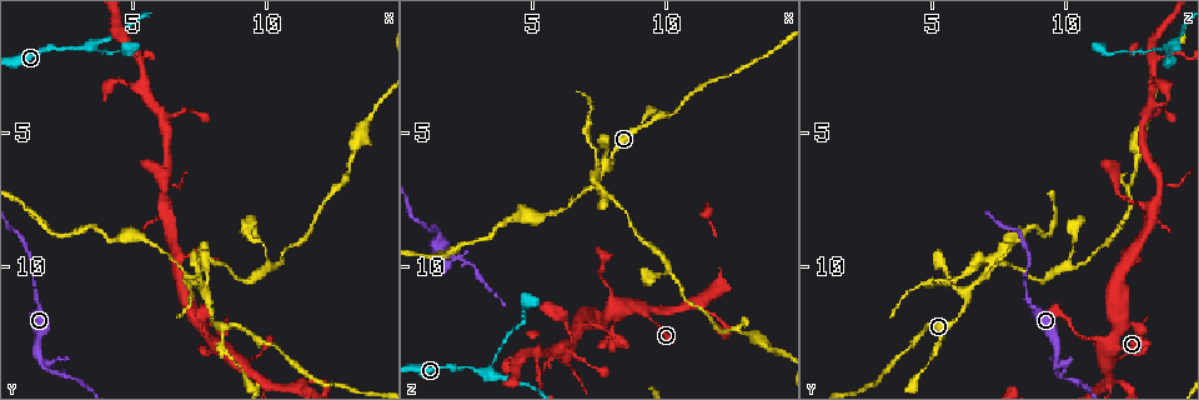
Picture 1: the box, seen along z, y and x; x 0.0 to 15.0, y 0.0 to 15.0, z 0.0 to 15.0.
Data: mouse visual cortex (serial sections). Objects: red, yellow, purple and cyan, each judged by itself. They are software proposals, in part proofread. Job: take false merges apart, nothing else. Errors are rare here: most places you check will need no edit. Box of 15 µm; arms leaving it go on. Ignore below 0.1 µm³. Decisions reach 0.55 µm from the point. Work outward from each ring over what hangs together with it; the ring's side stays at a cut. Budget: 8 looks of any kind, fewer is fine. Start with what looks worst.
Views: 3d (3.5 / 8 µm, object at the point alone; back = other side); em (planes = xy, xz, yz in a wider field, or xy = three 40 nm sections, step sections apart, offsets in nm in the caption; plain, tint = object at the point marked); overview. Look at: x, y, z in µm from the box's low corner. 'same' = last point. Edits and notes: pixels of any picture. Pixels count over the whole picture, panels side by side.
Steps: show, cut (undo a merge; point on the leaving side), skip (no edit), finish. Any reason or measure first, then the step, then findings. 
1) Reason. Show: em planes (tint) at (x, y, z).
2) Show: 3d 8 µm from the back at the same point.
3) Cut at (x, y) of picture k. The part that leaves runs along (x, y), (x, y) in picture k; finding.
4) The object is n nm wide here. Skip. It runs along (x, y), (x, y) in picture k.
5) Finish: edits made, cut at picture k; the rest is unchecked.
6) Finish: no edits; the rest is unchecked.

Three arms meet. Show: 3d 3.5 µm at (7.7, 9.8, 7.3).

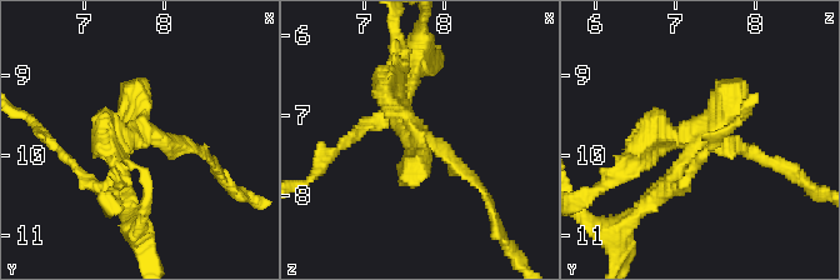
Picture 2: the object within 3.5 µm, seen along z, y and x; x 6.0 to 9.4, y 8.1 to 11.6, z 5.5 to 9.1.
Show: em xy step 5 (tint) at (7.70, 9.75, 7.25).

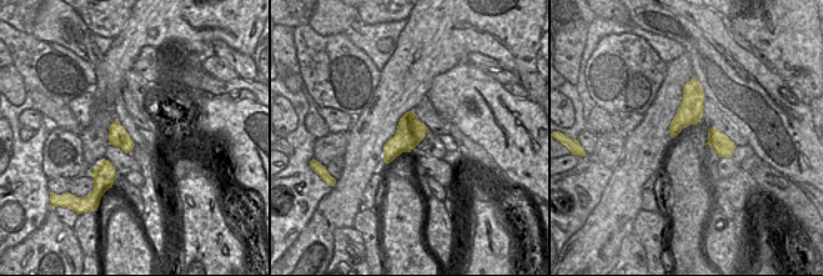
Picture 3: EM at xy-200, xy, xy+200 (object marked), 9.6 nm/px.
Cut at (659, 120) of picture 2. The part that leaves runs along (416, 133), (481, 188), (493, 216) in picture 2; two cells meet here.

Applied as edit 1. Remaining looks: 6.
Sudden change in width. Show: 3d 3.5 µm at (1.6, 13.7, 9.6).

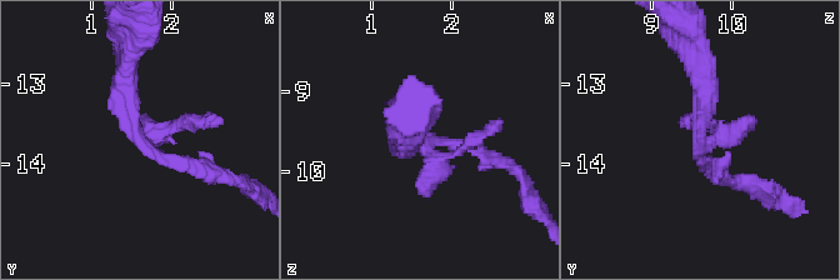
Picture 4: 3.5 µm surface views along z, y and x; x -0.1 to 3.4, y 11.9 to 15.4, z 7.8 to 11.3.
Now the EM. Show: em xy step 3 (tint) at (1.65, 13.70, 9.65).

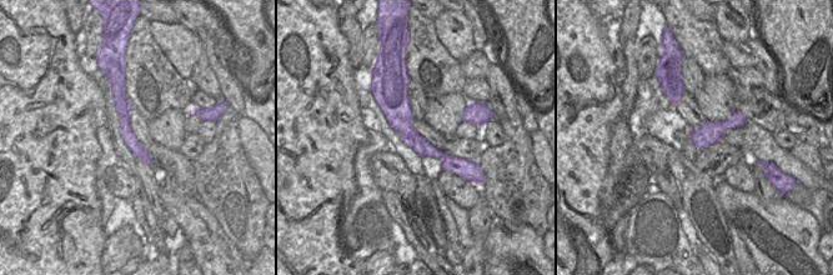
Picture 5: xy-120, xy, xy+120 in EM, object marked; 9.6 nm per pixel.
The object is 240 nm wide here. Skip. It runs along (404, 85), (402, 128), (457, 171) in picture 5; one cell here.

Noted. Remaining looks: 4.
Narrows sharply. Show: em xy step 3 (tint) at (3.2, 1.8, 14.0).

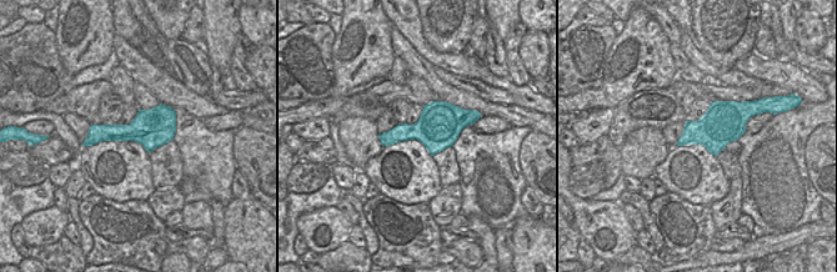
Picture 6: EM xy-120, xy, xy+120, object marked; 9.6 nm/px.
See where the arms go. Show: 3d 3.5 µm from the back at the same point.

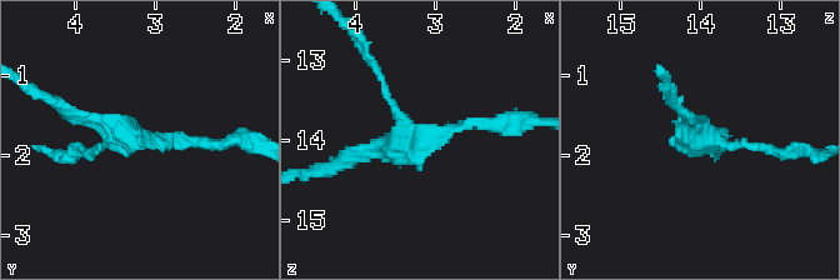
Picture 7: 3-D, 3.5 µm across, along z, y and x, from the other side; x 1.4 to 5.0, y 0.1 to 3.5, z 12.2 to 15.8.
Skip. One cell here.

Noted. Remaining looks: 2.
Finish: edits made, cut at picture 2; the rest is unchecked.

